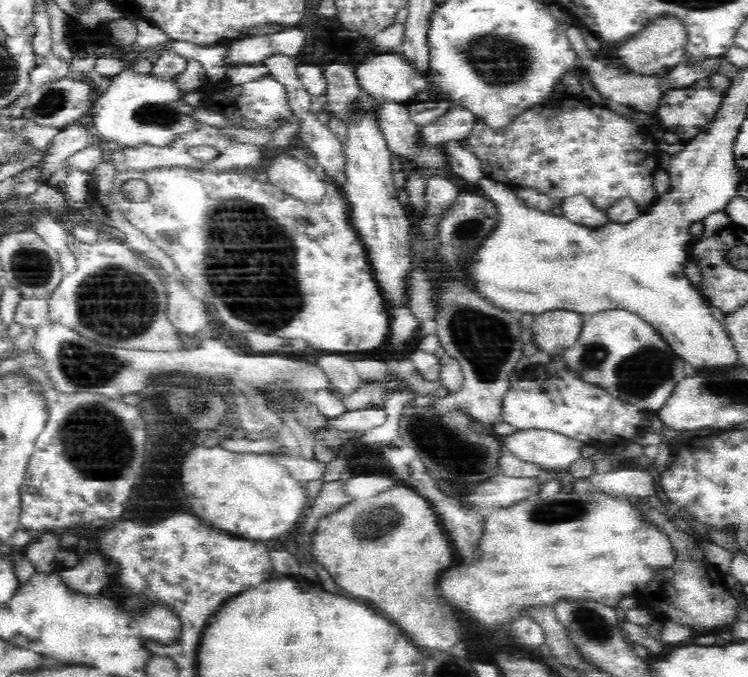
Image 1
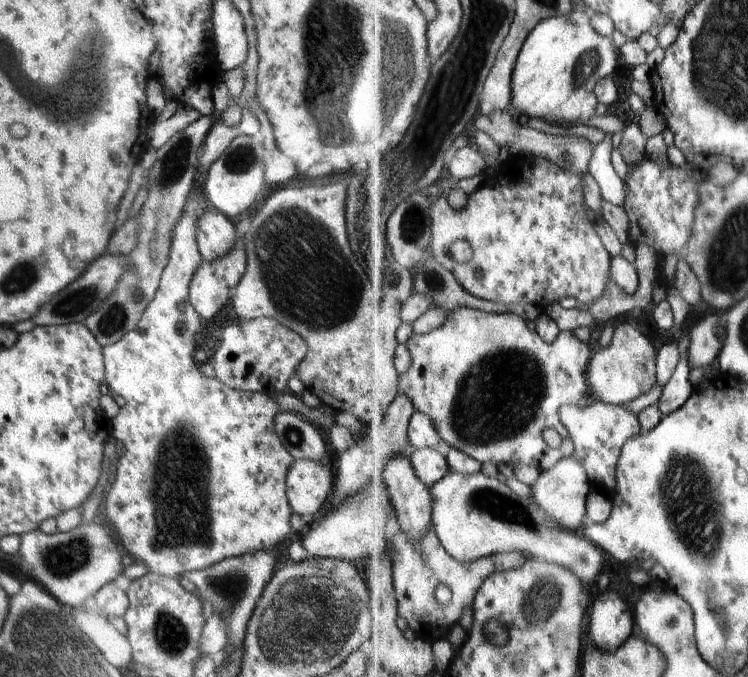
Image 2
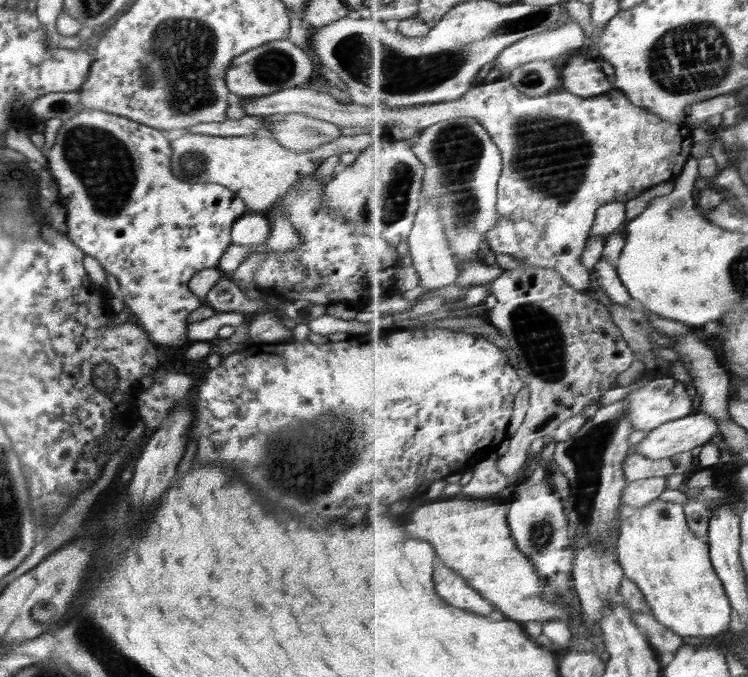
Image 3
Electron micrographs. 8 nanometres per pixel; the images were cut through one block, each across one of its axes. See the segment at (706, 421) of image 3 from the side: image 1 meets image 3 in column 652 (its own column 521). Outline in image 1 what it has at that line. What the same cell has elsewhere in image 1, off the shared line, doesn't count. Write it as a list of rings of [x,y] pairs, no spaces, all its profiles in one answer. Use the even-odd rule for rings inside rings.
[[[518,430],[501,441],[505,452],[554,472],[568,472],[572,464],[581,460],[584,446],[563,434],[543,430]]]

